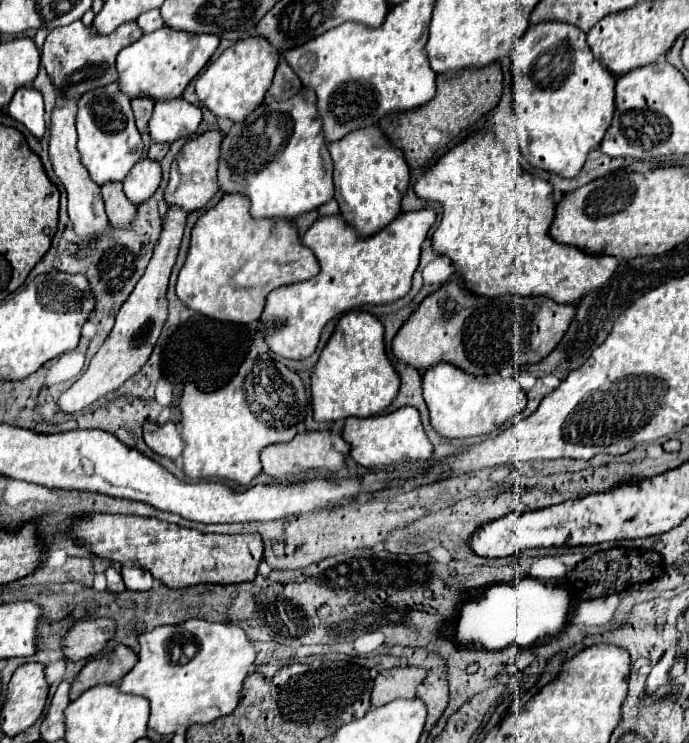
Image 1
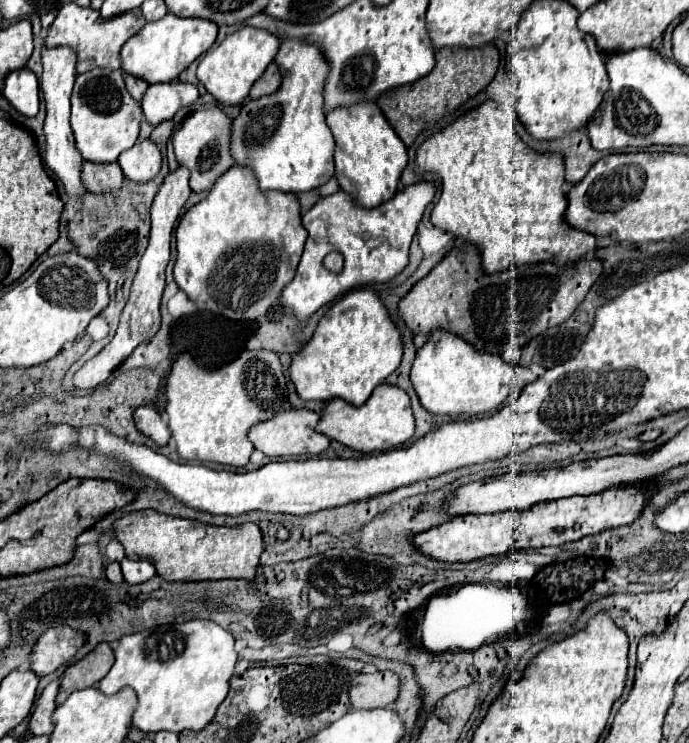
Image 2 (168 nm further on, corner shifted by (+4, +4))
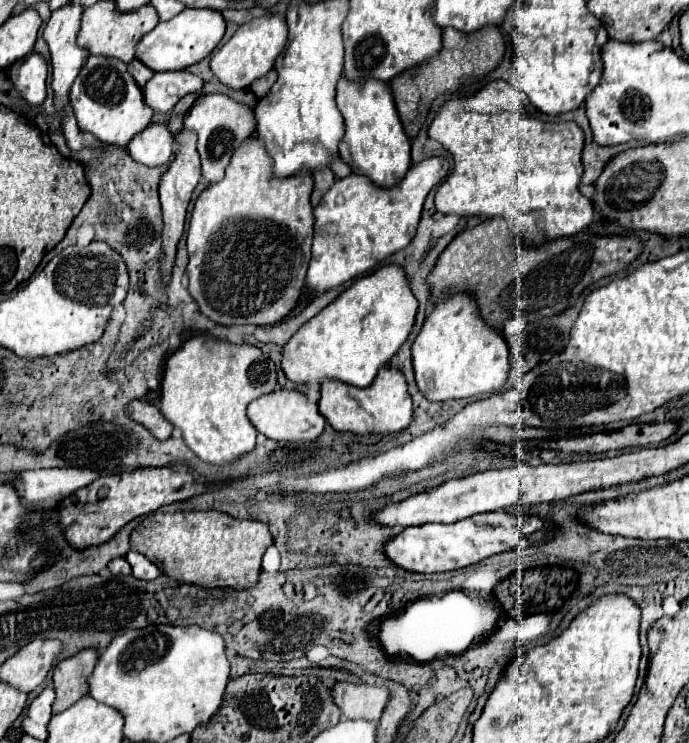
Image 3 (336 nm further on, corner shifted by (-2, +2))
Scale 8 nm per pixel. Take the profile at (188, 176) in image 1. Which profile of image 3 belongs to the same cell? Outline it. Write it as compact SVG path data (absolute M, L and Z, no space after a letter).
M205 95L195 101L195 105L185 115L183 127L197 133L197 151L201 157L203 179L207 183L217 183L225 175L225 169L239 145L249 139L255 131L255 117L253 111L227 95Z

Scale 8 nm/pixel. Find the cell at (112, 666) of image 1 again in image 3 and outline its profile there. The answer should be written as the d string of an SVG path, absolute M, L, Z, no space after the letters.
M83 649L75 657L63 659L55 671L53 671L53 685L57 699L53 703L53 713L65 711L71 707L77 699L89 693L89 683L87 677L93 673L97 665L99 653L97 649Z

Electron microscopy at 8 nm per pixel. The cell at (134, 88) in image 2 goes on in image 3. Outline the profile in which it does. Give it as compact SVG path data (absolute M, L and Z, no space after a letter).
M133 59L133 61L129 63L129 73L133 75L133 79L137 81L139 87L145 87L145 83L153 77L153 71L151 71L149 67L145 67L139 59Z

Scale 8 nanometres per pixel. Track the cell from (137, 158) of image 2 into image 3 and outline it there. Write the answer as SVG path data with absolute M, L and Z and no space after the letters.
M149 125L145 131L141 131L131 139L127 151L133 157L133 161L147 167L155 167L165 165L169 161L171 143L173 135L165 125Z

